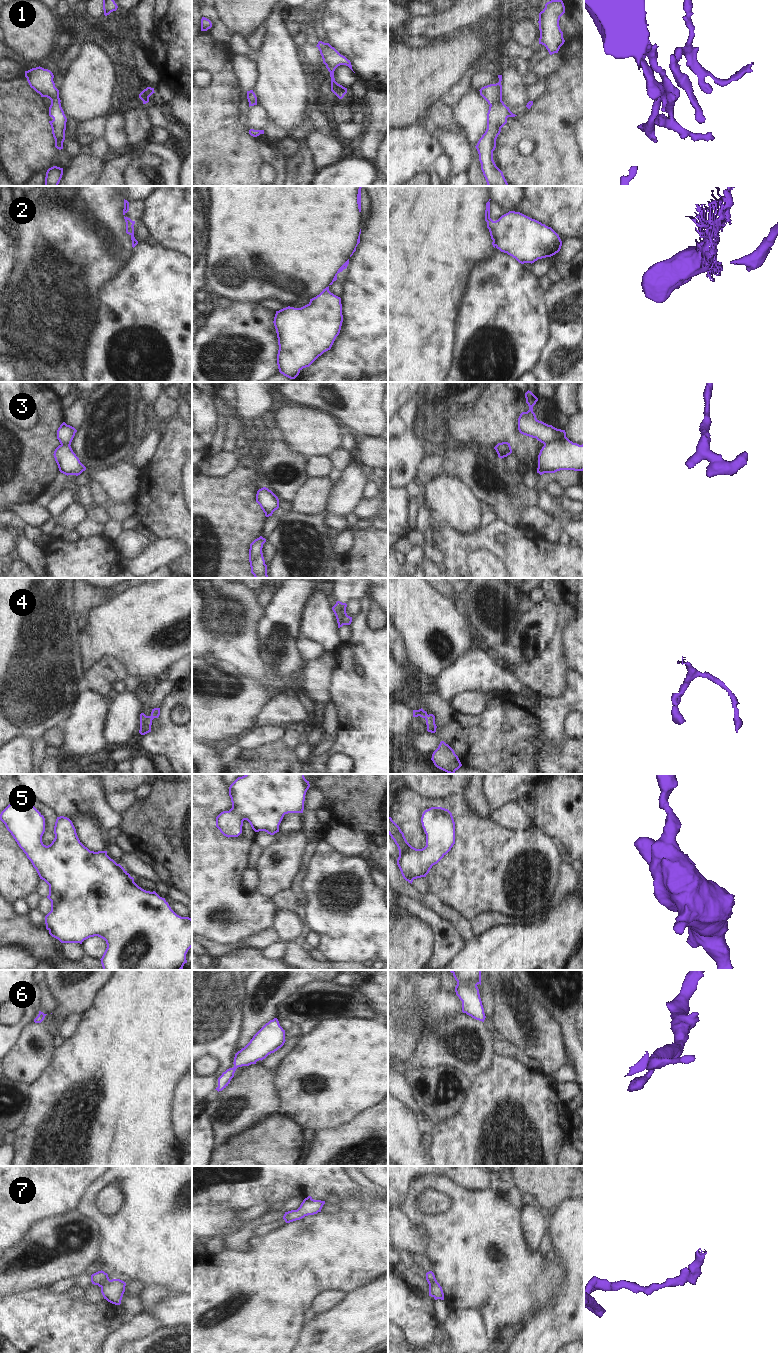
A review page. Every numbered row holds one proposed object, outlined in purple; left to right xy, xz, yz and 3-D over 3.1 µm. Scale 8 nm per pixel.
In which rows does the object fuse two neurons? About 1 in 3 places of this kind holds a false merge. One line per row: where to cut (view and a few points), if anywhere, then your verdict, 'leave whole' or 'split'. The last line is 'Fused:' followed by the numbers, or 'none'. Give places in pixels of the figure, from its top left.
1: no cut; leave whole
2: cut in yz along (494, 221), (493, 235), (496, 245); split
3: cut in yz along (565, 436), (544, 445); split
4: no cut; leave whole
5: no cut; leave whole
6: no cut; leave whole
7: no cut; leave whole
Fused: 2, 3

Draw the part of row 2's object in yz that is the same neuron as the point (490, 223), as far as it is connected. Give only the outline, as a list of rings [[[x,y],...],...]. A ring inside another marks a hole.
[[[489,199],[490,201],[491,199]],[[490,202],[486,203],[486,210],[485,210],[485,221],[487,222],[487,228],[489,229],[491,239],[493,240],[492,245],[495,248],[496,241],[495,236],[493,235],[493,227],[495,226],[495,221],[490,218]]]

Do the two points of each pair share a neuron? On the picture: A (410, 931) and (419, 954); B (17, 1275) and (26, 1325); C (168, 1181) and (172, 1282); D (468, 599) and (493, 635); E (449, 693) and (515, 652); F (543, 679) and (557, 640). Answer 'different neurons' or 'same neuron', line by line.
A: same neuron
B: different neurons
C: same neuron
D: same neuron
E: different neurons
F: same neuron

